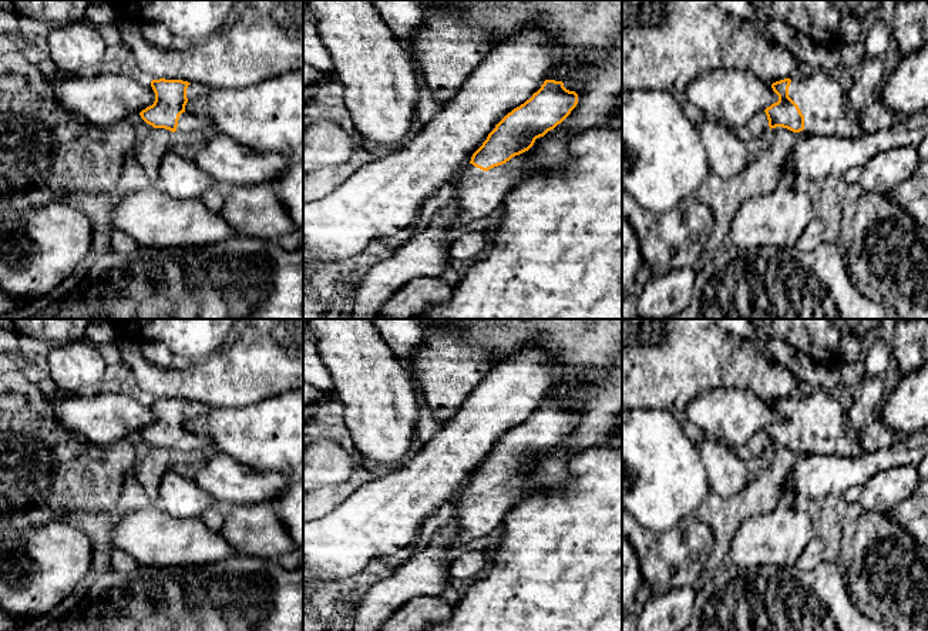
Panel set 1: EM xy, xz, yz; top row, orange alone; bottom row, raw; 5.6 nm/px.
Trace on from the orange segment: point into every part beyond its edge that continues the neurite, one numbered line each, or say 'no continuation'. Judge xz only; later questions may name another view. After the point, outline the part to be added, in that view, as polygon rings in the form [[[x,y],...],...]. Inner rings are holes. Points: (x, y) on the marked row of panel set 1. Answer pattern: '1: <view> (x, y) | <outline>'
1: xz (477, 194) | [[[521,155],[488,171],[468,164],[453,185],[453,202],[437,209],[421,234],[406,241],[363,276],[352,298],[347,319],[377,319],[383,305],[410,281],[440,278],[451,261],[450,231],[458,224],[483,221],[495,212],[522,174]]]

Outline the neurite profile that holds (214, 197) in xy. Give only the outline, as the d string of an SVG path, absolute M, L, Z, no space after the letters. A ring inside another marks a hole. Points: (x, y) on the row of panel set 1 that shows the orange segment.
M212 184L199 195L202 202L213 212L219 212L225 202L226 188Z

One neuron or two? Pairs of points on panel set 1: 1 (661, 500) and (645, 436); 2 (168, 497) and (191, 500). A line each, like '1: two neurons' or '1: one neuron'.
1: one neuron
2: one neuron

